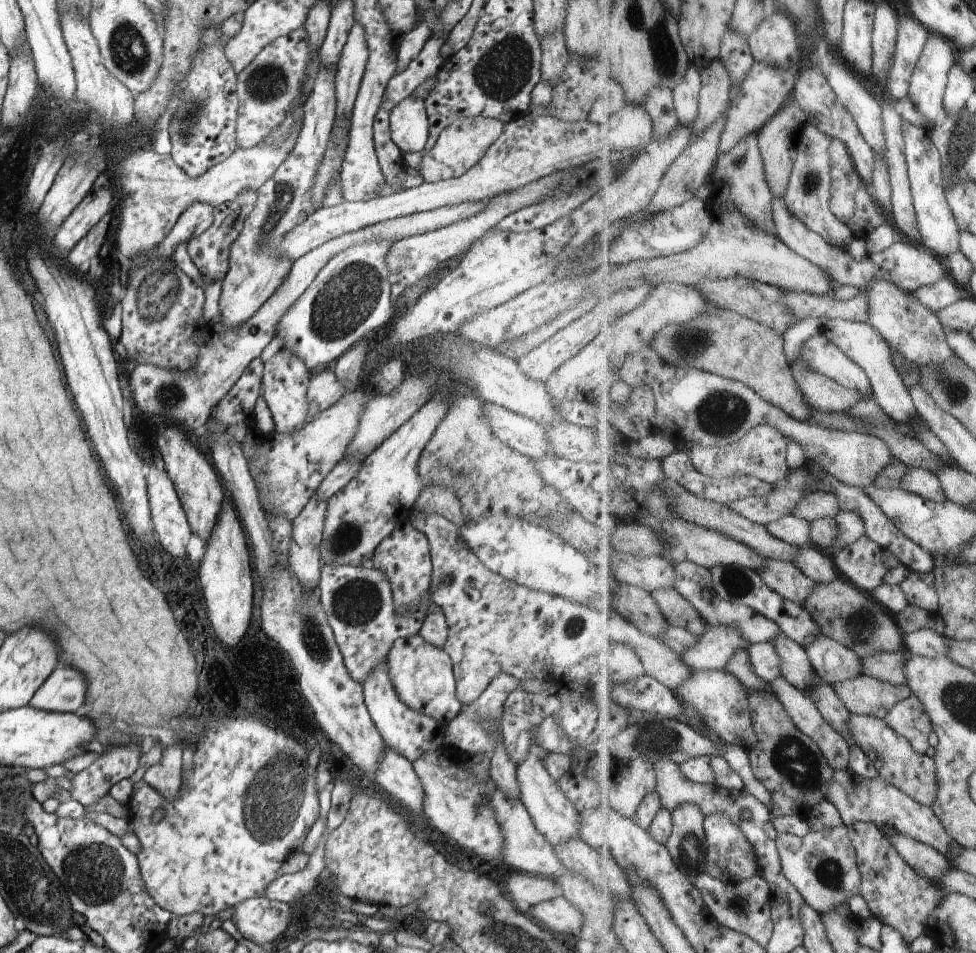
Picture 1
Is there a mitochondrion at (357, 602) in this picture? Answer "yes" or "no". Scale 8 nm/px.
yes

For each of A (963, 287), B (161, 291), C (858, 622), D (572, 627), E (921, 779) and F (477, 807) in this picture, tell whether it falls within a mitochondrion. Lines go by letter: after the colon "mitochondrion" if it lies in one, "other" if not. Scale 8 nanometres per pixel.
A: other
B: mitochondrion
C: mitochondrion
D: mitochondrion
E: other
F: mitochondrion

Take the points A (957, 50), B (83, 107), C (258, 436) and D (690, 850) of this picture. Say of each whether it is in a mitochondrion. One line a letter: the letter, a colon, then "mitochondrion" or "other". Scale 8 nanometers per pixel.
A: other
B: other
C: other
D: mitochondrion

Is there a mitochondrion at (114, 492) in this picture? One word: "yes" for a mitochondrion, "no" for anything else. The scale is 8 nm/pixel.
no

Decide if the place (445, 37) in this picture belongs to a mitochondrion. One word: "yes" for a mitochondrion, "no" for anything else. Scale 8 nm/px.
no

